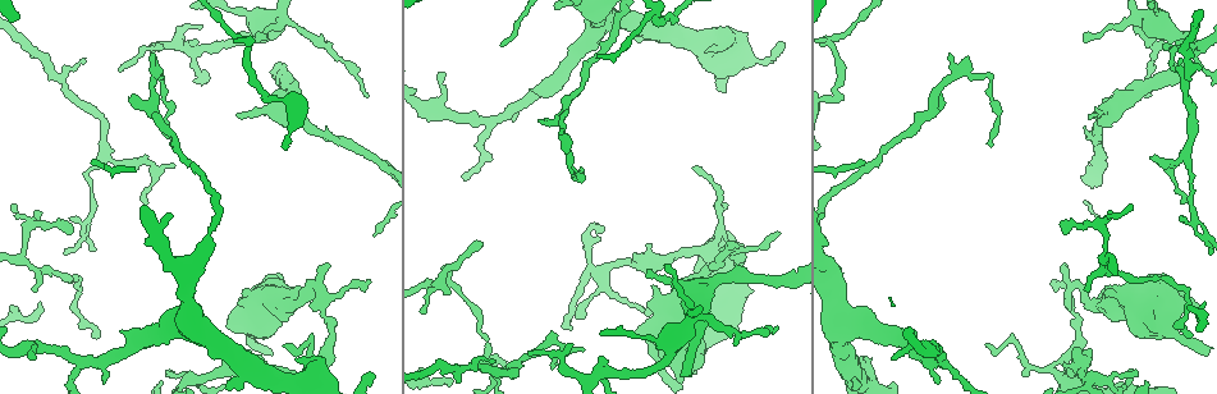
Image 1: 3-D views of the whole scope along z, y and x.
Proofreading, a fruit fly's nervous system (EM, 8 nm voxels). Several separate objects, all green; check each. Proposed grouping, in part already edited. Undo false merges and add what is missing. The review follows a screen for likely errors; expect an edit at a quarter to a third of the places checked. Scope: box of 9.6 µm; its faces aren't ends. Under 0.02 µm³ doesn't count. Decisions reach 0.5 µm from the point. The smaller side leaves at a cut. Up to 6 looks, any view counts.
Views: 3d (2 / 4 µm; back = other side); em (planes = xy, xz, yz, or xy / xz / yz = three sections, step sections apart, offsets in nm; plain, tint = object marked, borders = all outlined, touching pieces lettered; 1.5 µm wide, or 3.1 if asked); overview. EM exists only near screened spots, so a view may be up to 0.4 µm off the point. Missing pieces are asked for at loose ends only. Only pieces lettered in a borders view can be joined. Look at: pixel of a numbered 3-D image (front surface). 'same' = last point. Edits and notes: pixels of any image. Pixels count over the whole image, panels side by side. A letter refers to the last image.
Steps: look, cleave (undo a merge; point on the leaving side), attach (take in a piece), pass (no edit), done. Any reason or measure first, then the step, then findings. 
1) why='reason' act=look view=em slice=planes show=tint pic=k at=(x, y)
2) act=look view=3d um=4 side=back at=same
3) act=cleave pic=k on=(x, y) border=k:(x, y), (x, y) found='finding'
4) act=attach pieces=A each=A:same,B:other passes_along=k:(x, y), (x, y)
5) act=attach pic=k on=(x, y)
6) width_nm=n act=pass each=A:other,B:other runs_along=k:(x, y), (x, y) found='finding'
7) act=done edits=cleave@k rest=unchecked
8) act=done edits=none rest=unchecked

why='tapers out' act=look view=3d um=2 side=back pic=1 at=(939, 94)

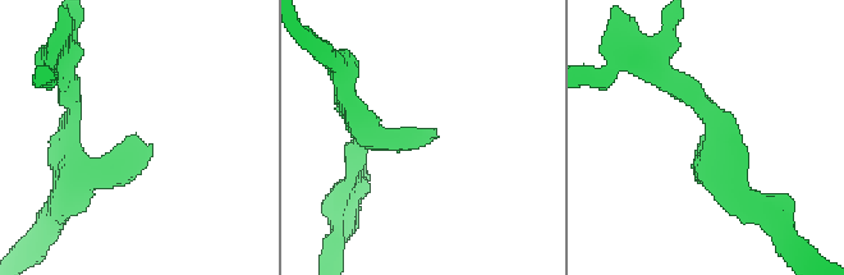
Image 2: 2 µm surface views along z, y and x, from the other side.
act=look view=em slice=xy step=8 show=tint pic=2 at=(148, 145)

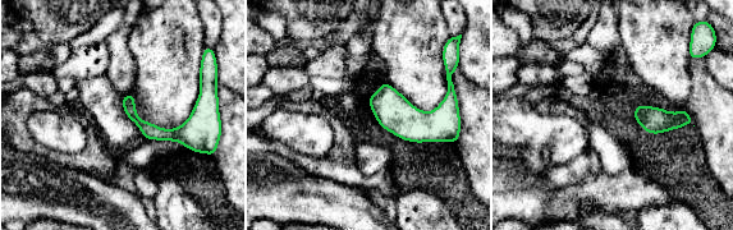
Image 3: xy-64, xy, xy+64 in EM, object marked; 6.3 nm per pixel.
act=look view=em slice=planes show=borders at=same

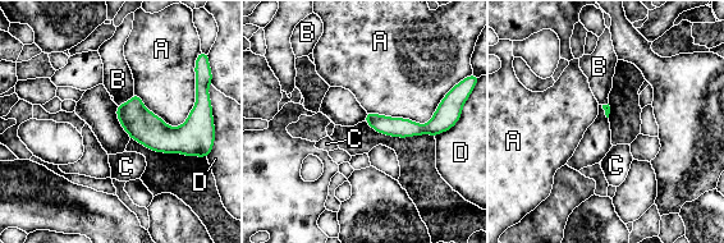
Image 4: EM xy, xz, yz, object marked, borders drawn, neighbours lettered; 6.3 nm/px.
act=pass each=A:other,B:other,C:other,D:other border=4:(133, 92), (127, 101), (117, 105) found='none of them fits'

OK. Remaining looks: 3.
why='branch stops here' act=look view=3d um=4 pic=1 at=(243, 297)

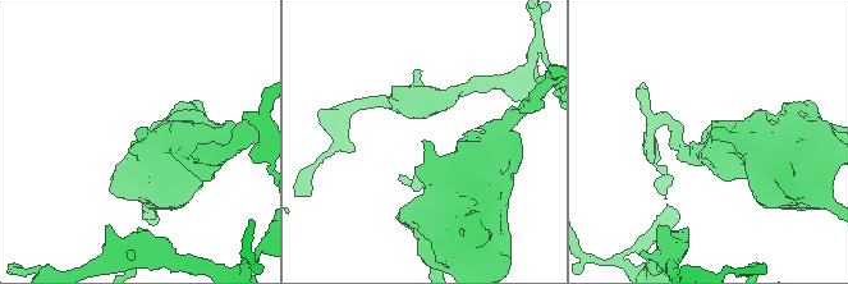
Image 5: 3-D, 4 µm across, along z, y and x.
act=look view=em slice=planes show=borders pic=5 at=(711, 139)

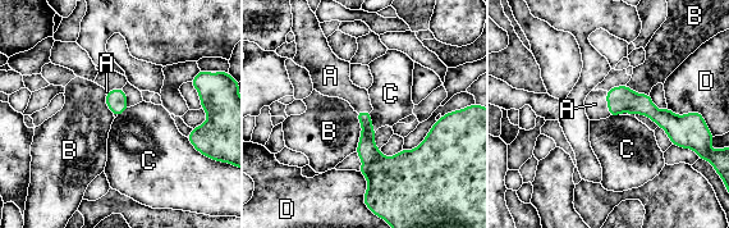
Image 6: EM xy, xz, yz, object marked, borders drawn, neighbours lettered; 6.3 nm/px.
act=attach pieces=A each=A:same,B:other,C:other,D:other passes_along=6:(620, 99), (606, 103), (595, 104) found='the cell continues'

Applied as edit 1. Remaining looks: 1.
act=done edits=attach@6 rest=unchecked

